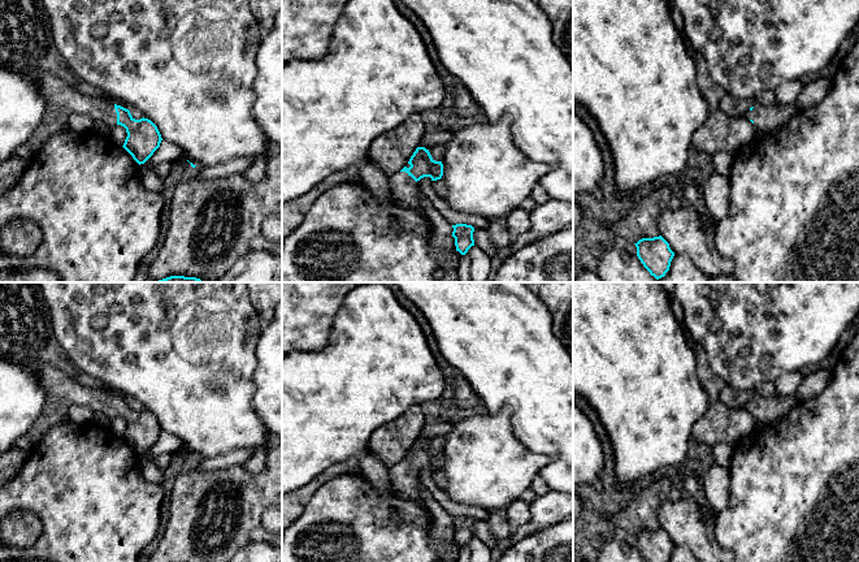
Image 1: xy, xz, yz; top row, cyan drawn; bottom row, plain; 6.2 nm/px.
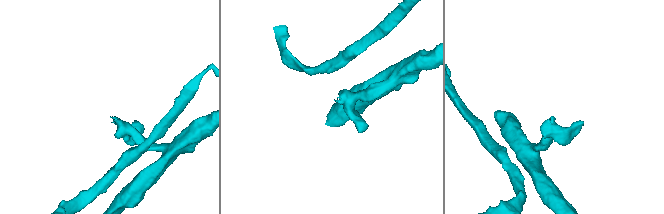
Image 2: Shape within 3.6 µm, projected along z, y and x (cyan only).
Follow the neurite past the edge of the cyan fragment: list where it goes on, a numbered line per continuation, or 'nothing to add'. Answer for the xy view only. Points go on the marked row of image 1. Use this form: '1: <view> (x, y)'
1: xy (63, 98)

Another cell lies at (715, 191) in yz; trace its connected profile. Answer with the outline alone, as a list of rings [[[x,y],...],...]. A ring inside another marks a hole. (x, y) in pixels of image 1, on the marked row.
[[[713,173],[708,177],[702,187],[702,196],[707,212],[720,221],[729,209],[730,181],[729,176]]]

